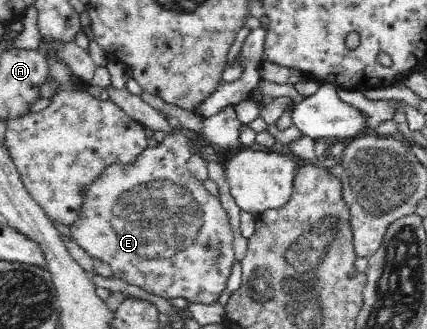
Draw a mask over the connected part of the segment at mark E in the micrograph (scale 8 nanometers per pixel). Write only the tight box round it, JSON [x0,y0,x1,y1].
[69,132,236,305]

